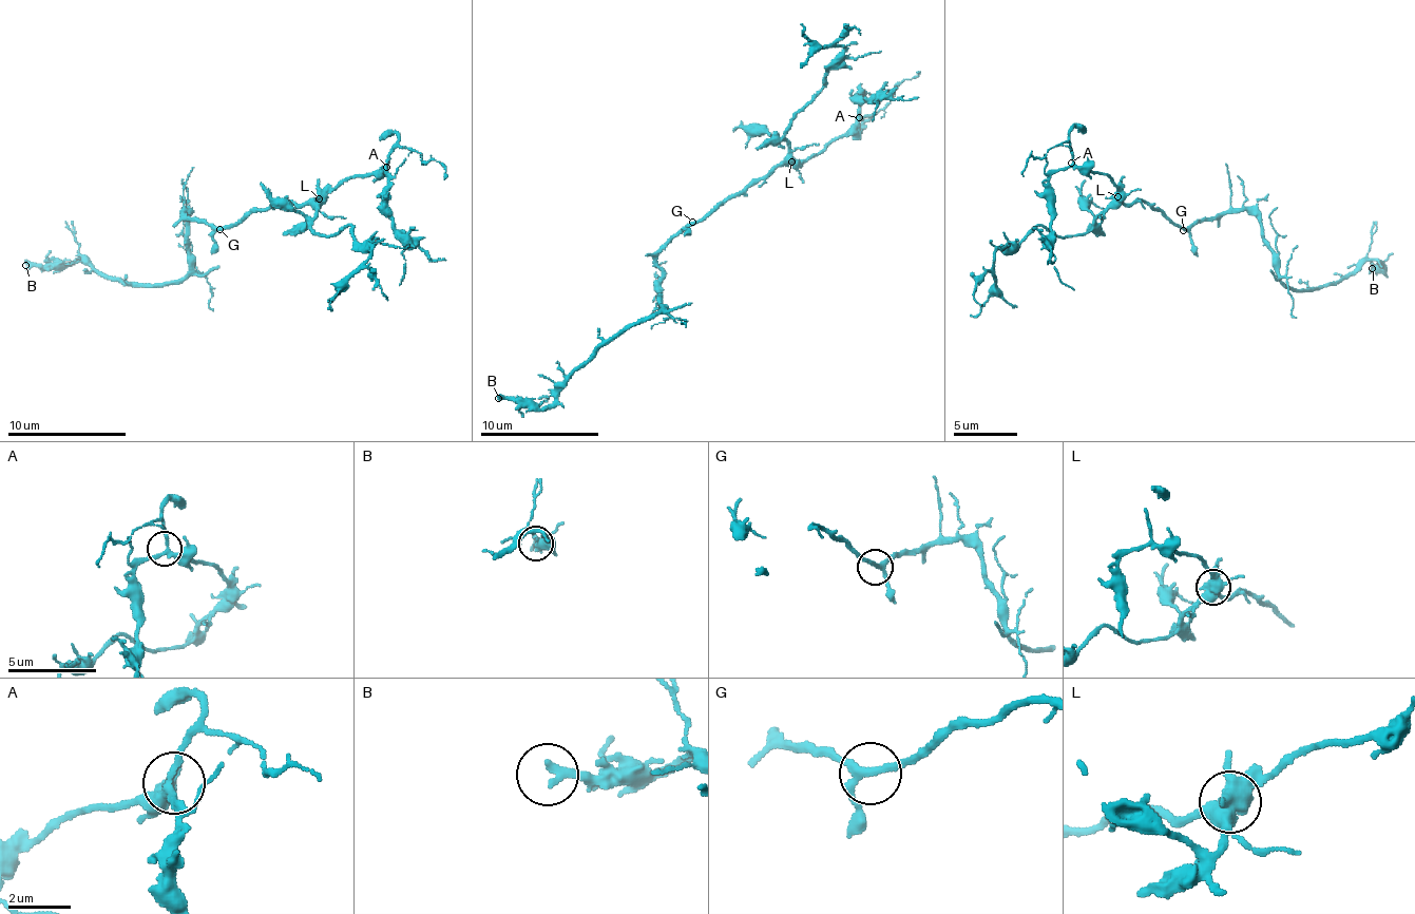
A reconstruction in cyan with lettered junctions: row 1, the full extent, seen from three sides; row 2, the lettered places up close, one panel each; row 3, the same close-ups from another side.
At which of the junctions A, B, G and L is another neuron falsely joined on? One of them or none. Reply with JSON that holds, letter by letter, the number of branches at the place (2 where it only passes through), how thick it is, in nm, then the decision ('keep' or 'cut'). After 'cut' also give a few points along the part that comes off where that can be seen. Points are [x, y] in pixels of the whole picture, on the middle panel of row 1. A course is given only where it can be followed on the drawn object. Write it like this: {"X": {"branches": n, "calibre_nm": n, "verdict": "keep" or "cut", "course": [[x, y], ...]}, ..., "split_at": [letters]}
{"A": {"branches": 3, "calibre_nm": 240, "verdict": "keep"}, "B": {"branches": 1, "calibre_nm": 320, "verdict": "keep"}, "G": {"branches": 3, "calibre_nm": 220, "verdict": "keep"}, "L": {"branches": 5, "calibre_nm": 550, "verdict": "keep"}, "split_at": []}

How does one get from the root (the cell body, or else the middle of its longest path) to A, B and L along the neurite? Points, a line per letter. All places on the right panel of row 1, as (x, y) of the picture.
A: (1186, 227), (1145, 201), (1125, 204), (1106, 175), (1077, 169), (1071, 163)
B: (1186, 227), (1215, 213), (1254, 213), (1276, 274), (1295, 290), (1318, 290), (1365, 262), (1382, 262), (1372, 268)
L: (1186, 227), (1180, 227), (1164, 210), (1154, 210), (1145, 201), (1125, 204), (1119, 197)

